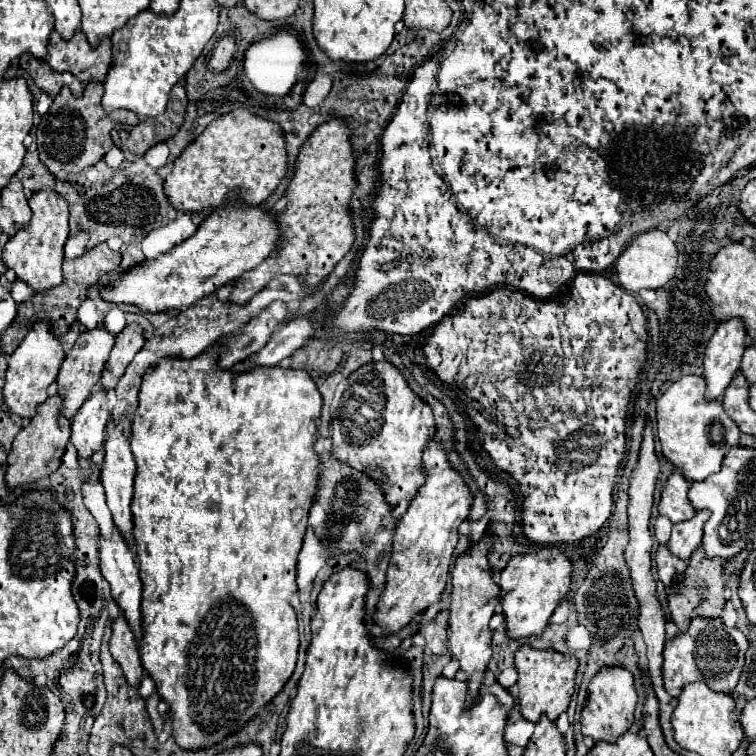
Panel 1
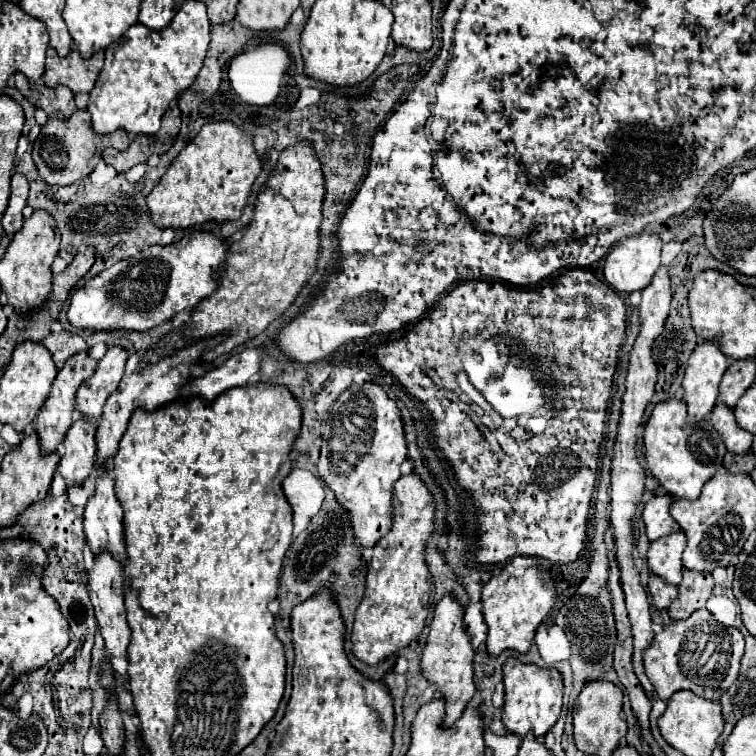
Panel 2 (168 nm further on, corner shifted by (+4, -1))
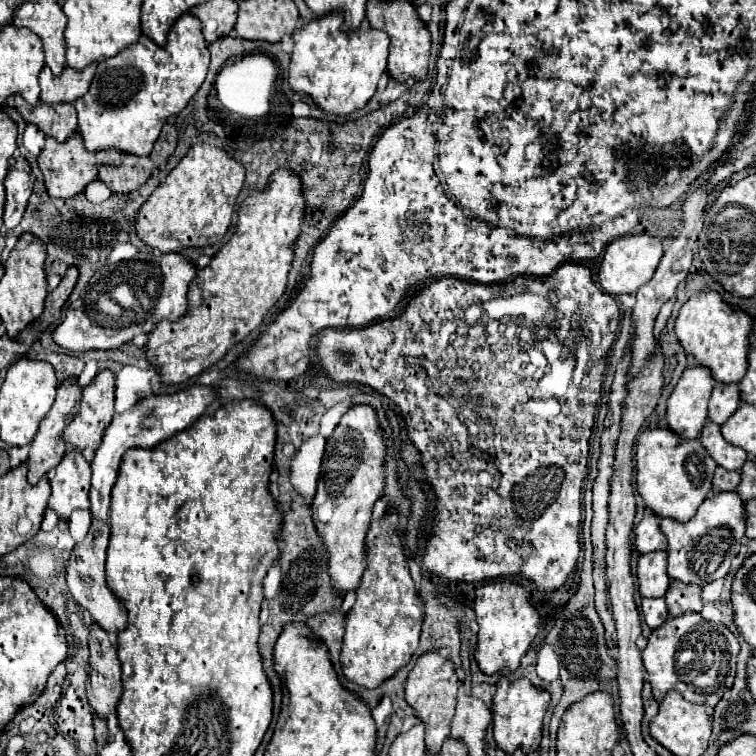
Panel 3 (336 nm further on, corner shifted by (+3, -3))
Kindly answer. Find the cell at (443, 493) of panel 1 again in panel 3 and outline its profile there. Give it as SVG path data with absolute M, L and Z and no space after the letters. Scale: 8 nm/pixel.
M396 513L384 515L370 525L366 535L366 569L356 591L356 603L346 617L346 633L340 651L342 673L348 681L366 689L376 689L410 661L418 647L424 619L424 599L418 595L410 577L396 527Z

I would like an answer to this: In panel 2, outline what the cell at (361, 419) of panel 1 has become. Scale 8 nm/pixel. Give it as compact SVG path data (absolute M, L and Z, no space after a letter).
M367 381L357 389L349 387L339 395L327 419L323 421L321 437L323 437L323 445L317 463L317 473L325 481L325 485L335 493L337 501L341 501L341 505L345 505L345 509L349 511L357 545L371 547L393 525L393 501L395 501L393 485L401 477L399 471L401 463L407 459L407 441L405 441L405 429L401 421L401 409L393 399L387 397L385 389L375 381Z

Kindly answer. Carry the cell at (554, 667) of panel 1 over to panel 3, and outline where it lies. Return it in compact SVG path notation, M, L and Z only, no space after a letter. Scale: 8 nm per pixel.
M502 677L496 683L496 695L492 697L492 729L496 745L508 755L512 755L516 749L522 749L524 753L536 751L540 745L542 719L548 703L550 703L550 693L534 687L528 679L518 679L514 683L508 683L508 679Z

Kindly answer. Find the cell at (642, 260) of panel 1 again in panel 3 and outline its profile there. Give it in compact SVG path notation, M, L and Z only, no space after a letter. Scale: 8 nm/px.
M626 235L626 237L618 237L614 239L602 257L600 263L600 273L598 273L598 283L602 287L602 291L606 291L608 295L622 295L622 293L636 293L642 285L646 285L658 263L662 259L662 241L650 235Z

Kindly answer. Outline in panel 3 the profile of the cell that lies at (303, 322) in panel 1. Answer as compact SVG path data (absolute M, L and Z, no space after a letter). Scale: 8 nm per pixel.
M198 385L192 387L188 391L182 393L174 393L174 395L150 395L150 397L142 397L138 399L138 403L128 409L122 415L116 415L110 423L110 427L104 433L102 445L98 447L94 461L92 461L92 489L90 489L90 511L92 515L98 515L98 519L108 519L110 513L110 491L116 483L118 471L120 471L120 463L122 457L128 449L152 449L158 443L170 439L172 435L176 435L178 431L188 429L196 417L200 413L204 413L212 403L214 403L216 395L212 391L212 387L206 385Z

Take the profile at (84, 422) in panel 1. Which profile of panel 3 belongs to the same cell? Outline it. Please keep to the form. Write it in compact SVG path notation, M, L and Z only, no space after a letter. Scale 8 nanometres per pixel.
M78 451L64 455L50 487L52 495L48 499L48 509L56 511L60 521L68 521L74 509L90 507L90 465L82 455L78 455Z

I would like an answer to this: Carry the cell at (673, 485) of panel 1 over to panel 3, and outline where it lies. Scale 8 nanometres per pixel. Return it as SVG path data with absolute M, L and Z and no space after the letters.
M646 513L644 519L634 529L634 551L640 555L646 555L650 551L666 551L666 537L662 537L662 531L658 527L660 519L654 519L654 515Z

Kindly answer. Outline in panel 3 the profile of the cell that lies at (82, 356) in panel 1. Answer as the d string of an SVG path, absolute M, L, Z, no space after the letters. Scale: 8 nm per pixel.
M68 379L58 387L58 397L54 401L54 407L50 409L50 413L46 415L46 419L42 419L42 427L38 429L38 435L34 437L34 441L30 443L30 455L28 455L28 483L38 483L46 473L50 473L64 457L66 445L62 443L62 431L64 427L74 419L76 411L78 411L78 399L82 397L82 389L78 387L76 379Z

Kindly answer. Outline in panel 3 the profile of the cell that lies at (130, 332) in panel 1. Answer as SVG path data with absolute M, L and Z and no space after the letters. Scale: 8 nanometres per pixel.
M100 371L92 383L82 389L78 413L62 433L74 451L100 447L102 435L114 415L114 379L112 371Z

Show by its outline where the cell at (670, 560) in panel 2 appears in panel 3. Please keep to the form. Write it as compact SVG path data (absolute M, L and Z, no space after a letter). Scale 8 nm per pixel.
M654 551L650 555L642 555L636 565L638 577L638 593L642 597L664 597L670 579L666 575L666 553Z

